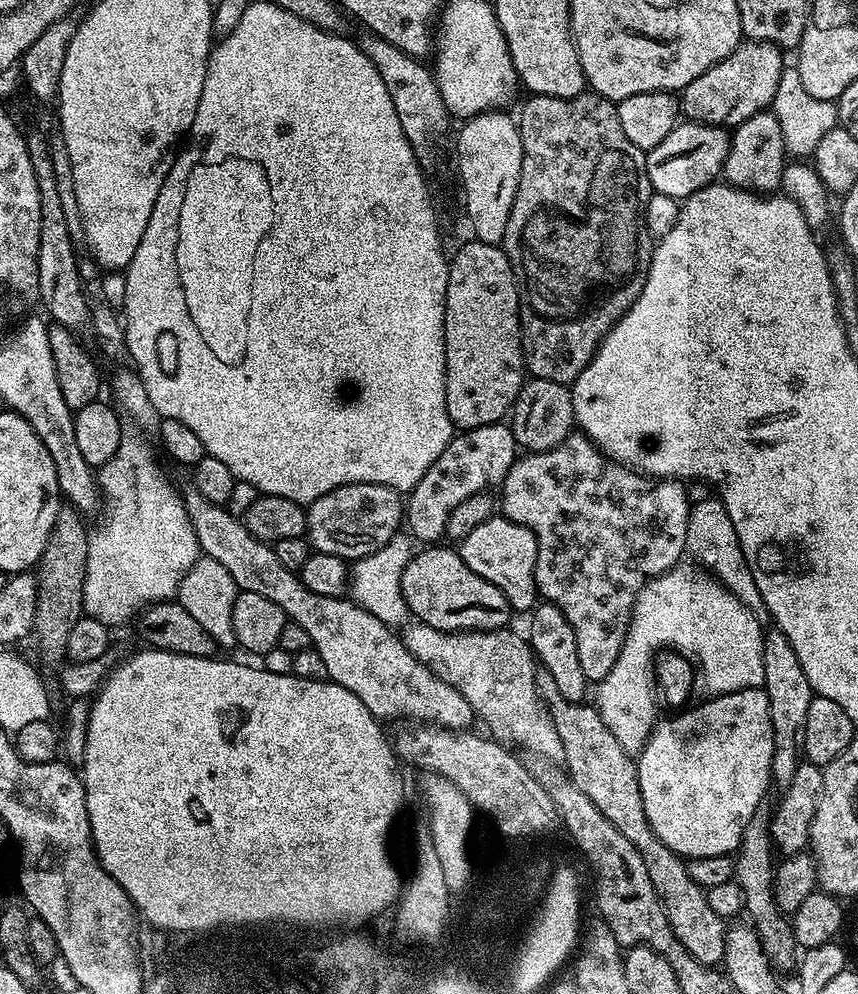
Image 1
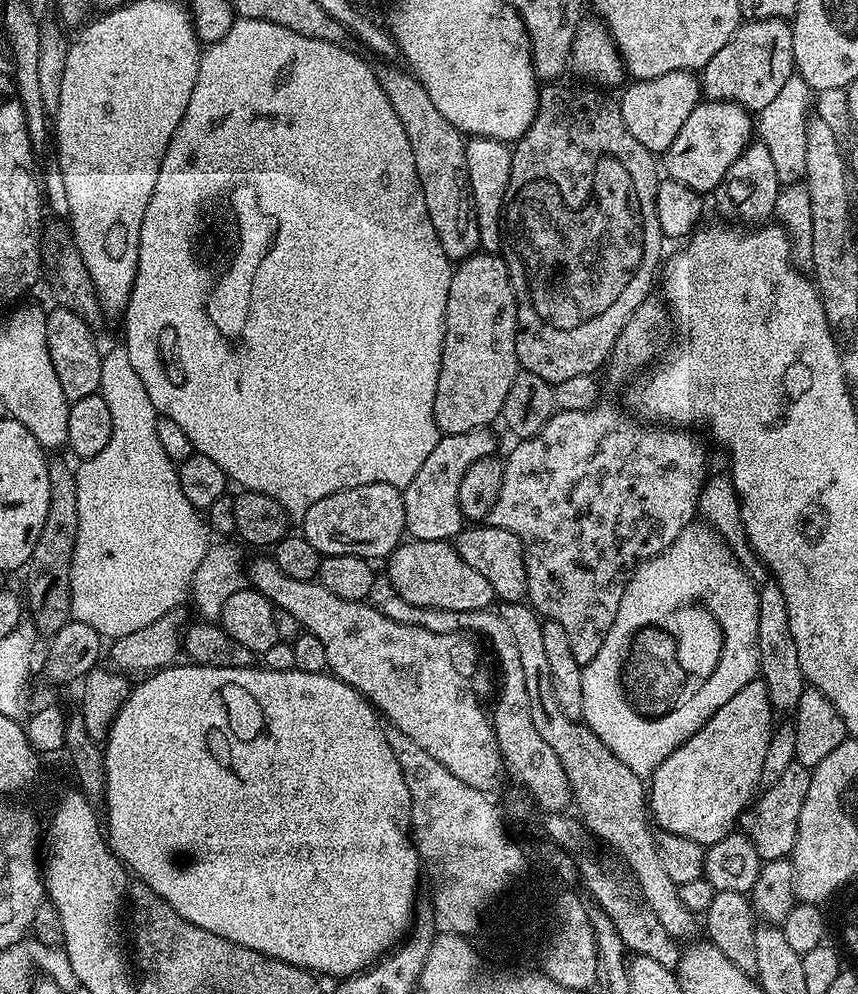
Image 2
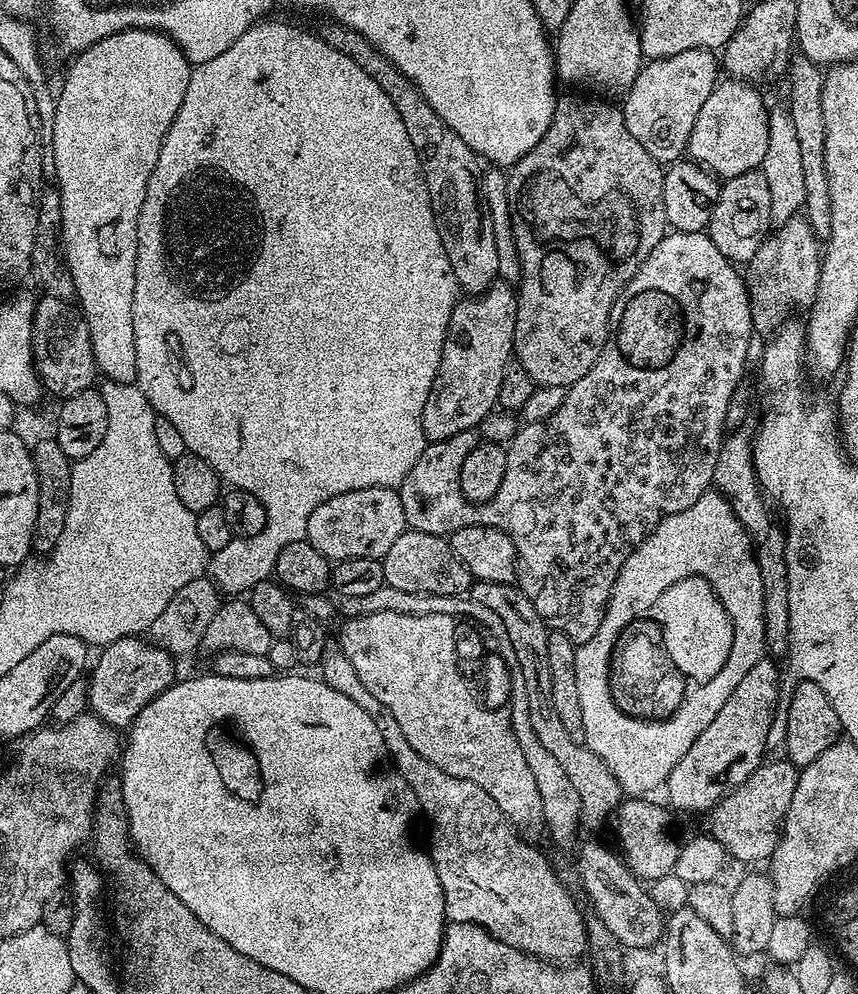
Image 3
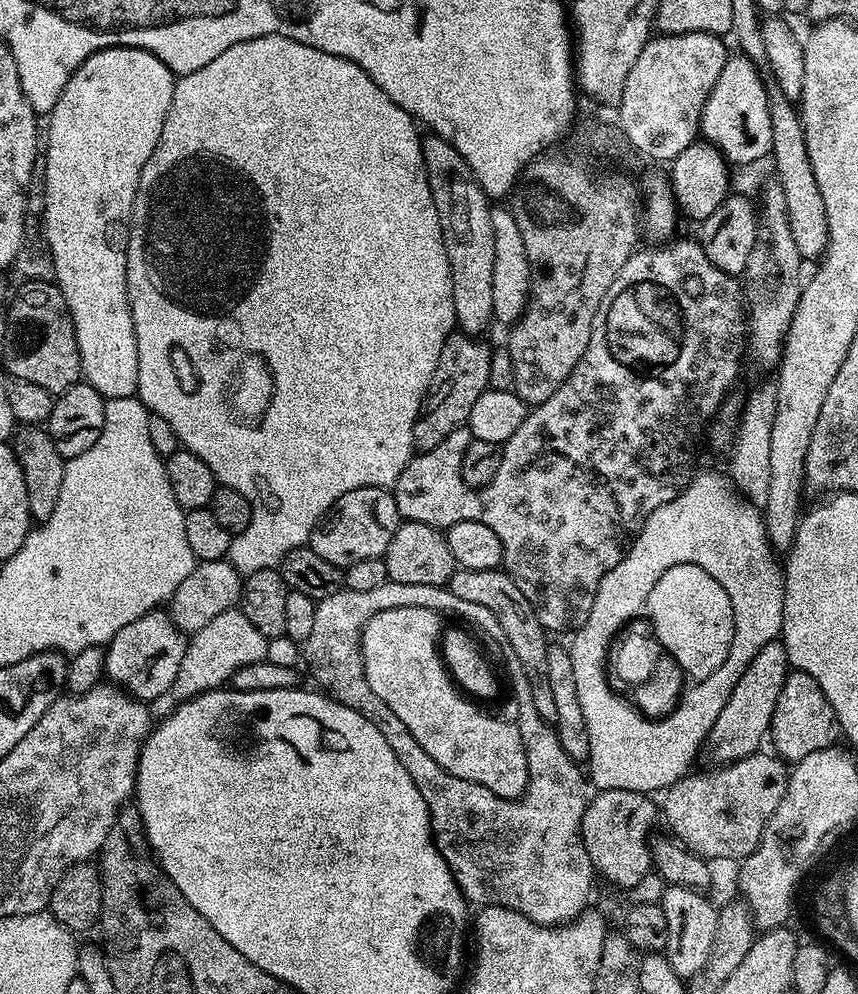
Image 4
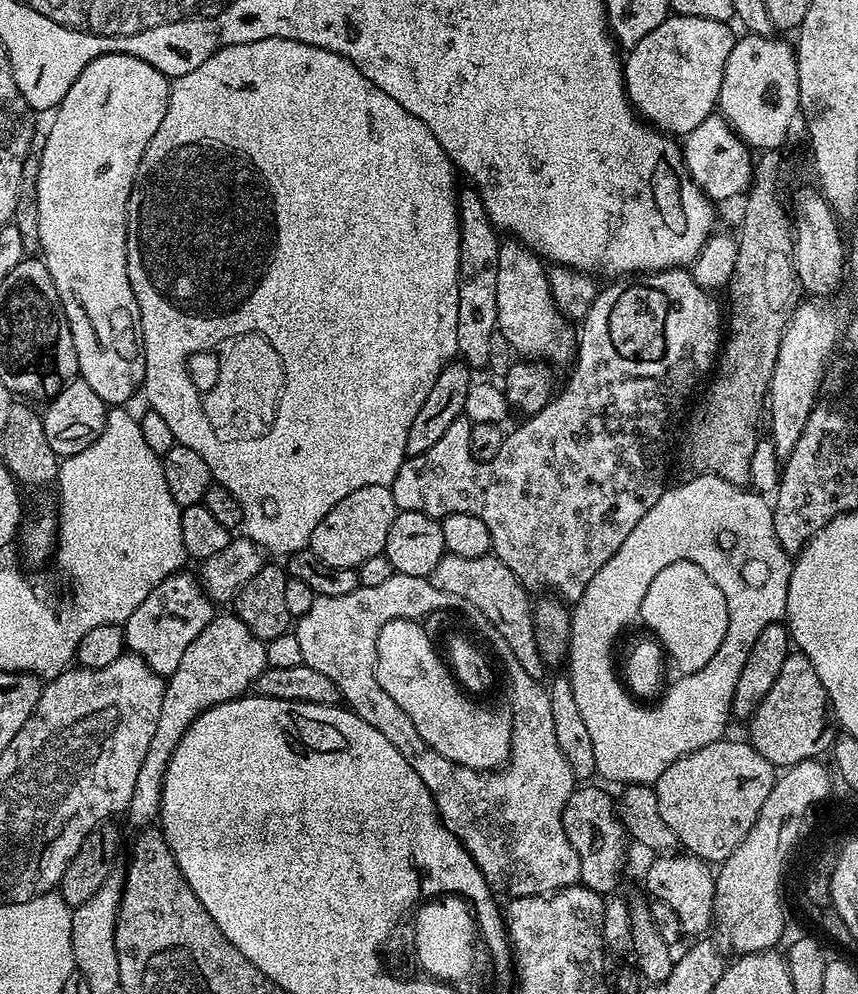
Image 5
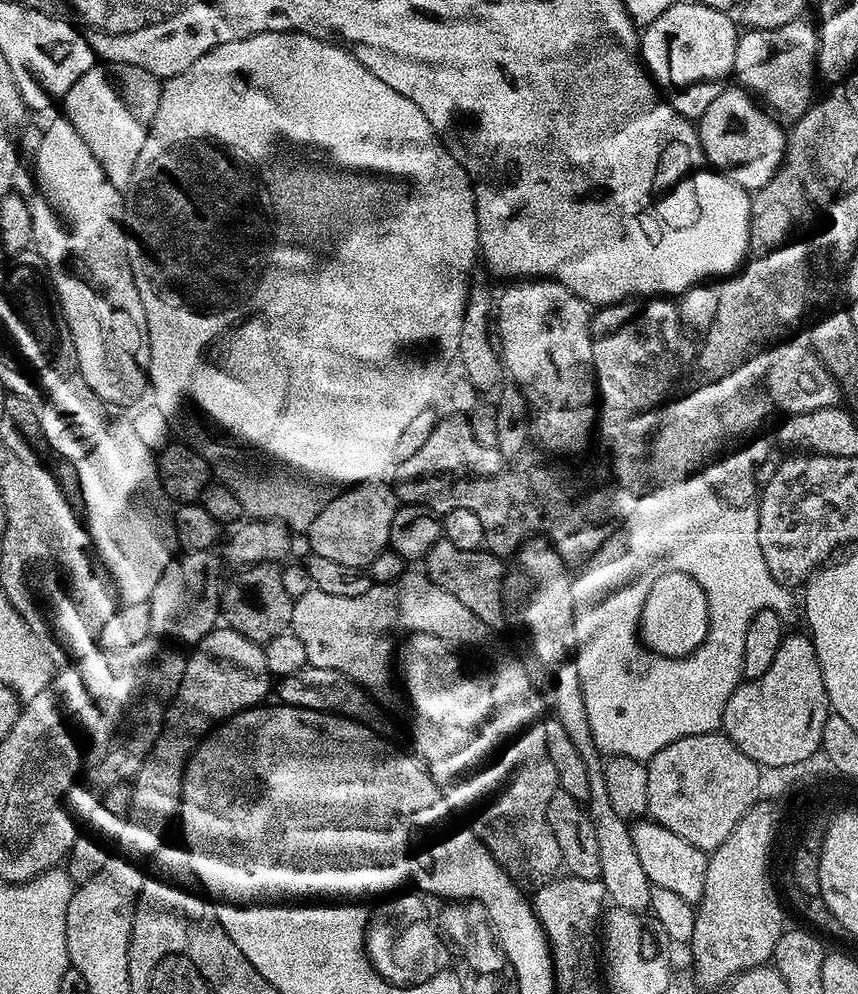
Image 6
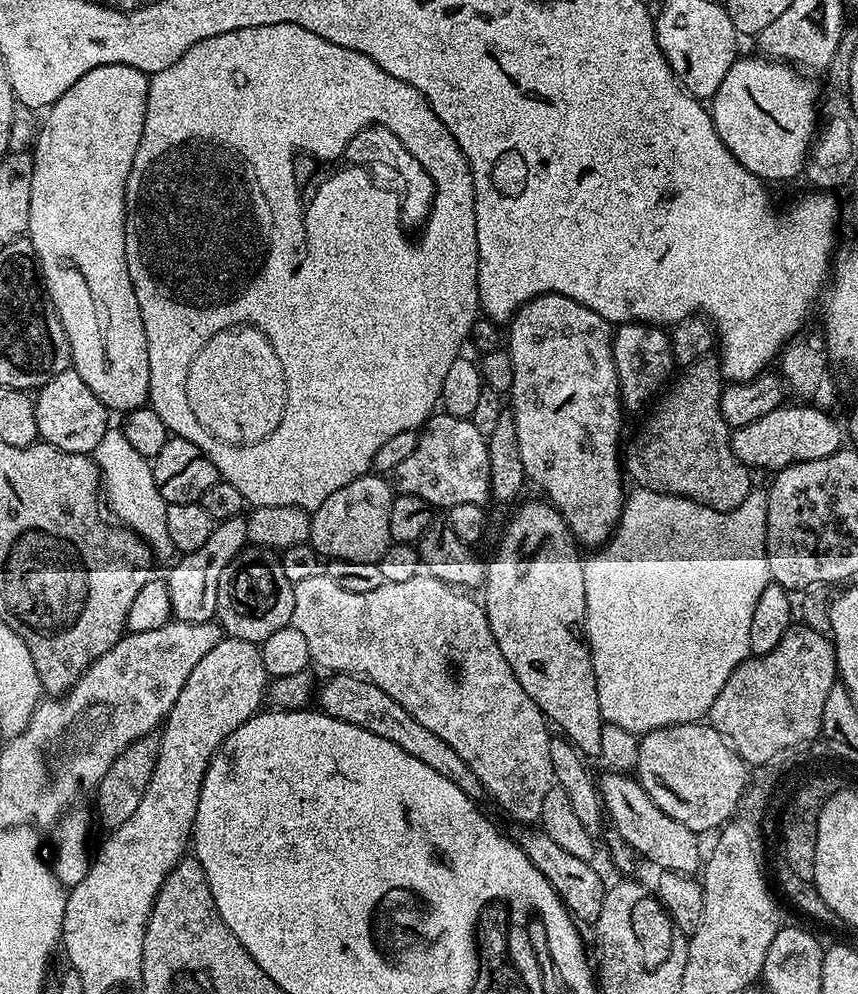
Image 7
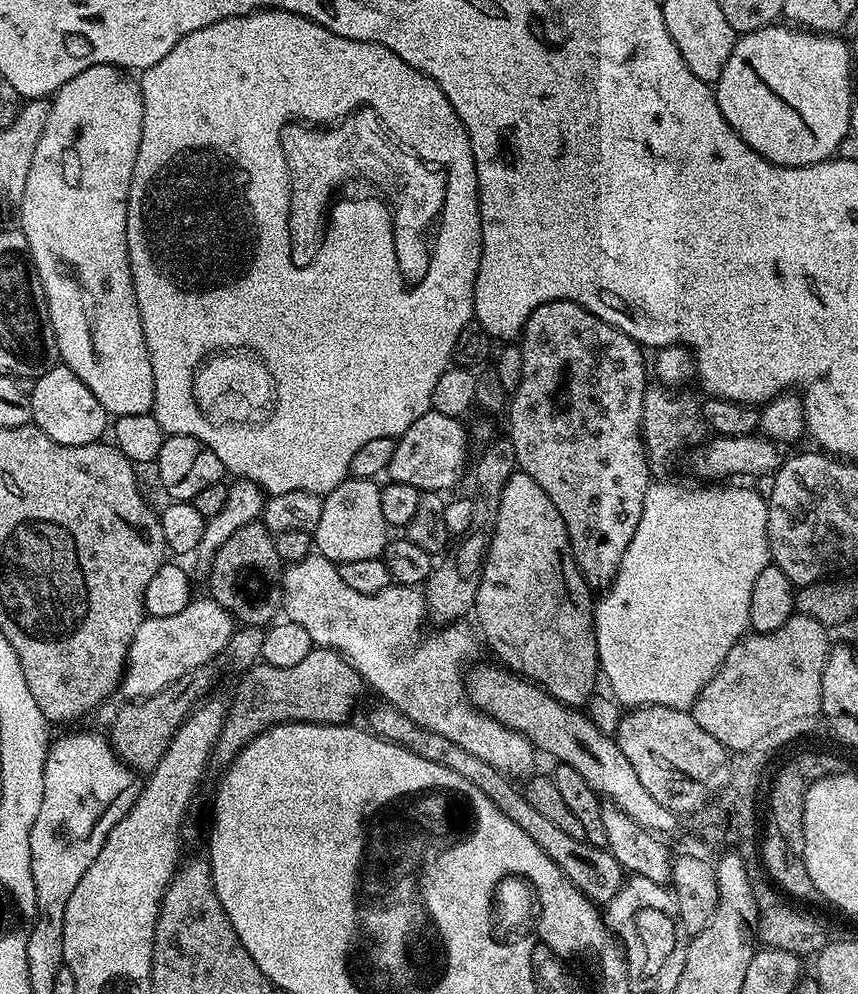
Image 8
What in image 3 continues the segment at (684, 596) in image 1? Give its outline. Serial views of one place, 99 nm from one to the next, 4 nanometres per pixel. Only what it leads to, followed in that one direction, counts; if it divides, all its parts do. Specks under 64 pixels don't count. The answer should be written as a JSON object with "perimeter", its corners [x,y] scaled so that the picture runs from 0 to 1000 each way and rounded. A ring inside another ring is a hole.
{"perimeter":[[[833,493],[823,494],[807,509],[800,509],[800,513],[775,519],[761,531],[759,539],[754,539],[741,553],[732,558],[716,586],[709,608],[704,611],[704,621],[697,630],[697,636],[692,638],[692,642],[688,642],[688,646],[671,649],[669,686],[674,686],[674,706],[678,710],[678,734],[681,735],[678,746],[689,757],[697,759],[697,763],[702,763],[702,767],[706,767],[711,779],[716,779],[716,783],[720,783],[724,798],[737,803],[760,799],[768,789],[770,792],[777,786],[781,775],[786,775],[786,771],[790,771],[790,766],[797,762],[800,755],[804,755],[804,751],[809,751],[814,738],[818,738],[818,734],[823,734],[823,730],[828,730],[828,726],[832,726],[837,714],[841,714],[841,710],[846,710],[846,702],[851,702],[851,698],[855,698],[855,690],[860,690],[860,686],[865,686],[865,682],[873,676],[874,670],[879,670],[879,666],[892,663],[892,660],[888,581],[883,577],[879,544],[865,529],[865,525],[860,525],[855,513],[848,508],[848,503]],[[802,579],[816,579],[822,582],[834,595],[836,602],[839,603],[846,618],[850,619],[855,636],[850,662],[841,670],[841,674],[832,679],[832,682],[822,688],[803,691],[798,695],[797,704],[784,720],[779,720],[775,724],[746,724],[742,720],[731,720],[728,716],[720,714],[709,689],[709,671],[716,646],[735,624],[759,617],[766,611],[769,599],[783,588]]]}

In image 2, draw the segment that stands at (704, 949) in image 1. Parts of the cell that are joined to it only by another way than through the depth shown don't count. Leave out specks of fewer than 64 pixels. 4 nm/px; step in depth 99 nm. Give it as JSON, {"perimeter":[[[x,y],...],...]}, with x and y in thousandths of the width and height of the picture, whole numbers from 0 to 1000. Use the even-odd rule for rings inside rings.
{"perimeter":[[[587,606],[582,609],[580,615],[584,622],[594,630],[594,634],[599,638],[599,646],[604,646],[604,658],[606,658],[608,675],[613,682],[613,698],[618,701],[618,722],[622,726],[622,734],[627,734],[632,746],[636,746],[636,751],[641,751],[646,755],[646,759],[650,759],[650,767],[655,767],[655,775],[660,775],[660,783],[667,792],[669,813],[676,816],[674,818],[676,828],[690,838],[696,846],[705,845],[706,848],[723,856],[724,863],[732,867],[732,871],[737,875],[735,882],[739,884],[751,908],[758,915],[762,915],[767,928],[772,928],[772,933],[776,935],[776,940],[781,940],[789,948],[796,947],[796,942],[804,941],[810,934],[814,934],[814,922],[795,907],[791,892],[781,883],[781,879],[776,879],[776,871],[767,852],[766,842],[755,838],[758,818],[753,808],[752,786],[744,779],[739,779],[739,775],[734,775],[734,771],[730,771],[730,767],[720,767],[720,763],[716,763],[711,751],[706,751],[702,746],[702,742],[697,742],[697,738],[692,738],[692,734],[688,734],[679,727],[660,722],[660,718],[655,718],[655,710],[650,710],[650,702],[646,702],[646,694],[641,686],[641,669],[636,663],[636,653],[632,646],[632,624],[625,613],[611,606],[605,608]]]}

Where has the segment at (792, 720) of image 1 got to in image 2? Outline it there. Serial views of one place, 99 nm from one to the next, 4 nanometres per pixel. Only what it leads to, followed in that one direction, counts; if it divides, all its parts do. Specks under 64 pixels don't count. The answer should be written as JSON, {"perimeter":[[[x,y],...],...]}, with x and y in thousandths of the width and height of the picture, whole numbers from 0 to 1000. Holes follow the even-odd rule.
{"perimeter":[[[902,586],[887,587],[883,592],[883,666],[885,683],[890,685],[897,698],[897,706],[906,717],[927,717],[930,702],[935,702],[939,685],[930,666],[930,649],[921,638],[921,618],[916,614],[916,602]]]}

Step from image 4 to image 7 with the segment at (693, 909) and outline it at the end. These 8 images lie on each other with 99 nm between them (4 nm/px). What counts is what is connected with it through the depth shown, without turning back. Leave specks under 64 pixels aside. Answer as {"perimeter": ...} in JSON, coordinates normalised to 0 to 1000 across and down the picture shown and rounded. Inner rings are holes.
{"perimeter":[[[705,777],[705,781],[697,785],[699,803],[717,837],[735,851],[738,858],[742,862],[752,861],[758,868],[766,869],[766,874],[775,877],[810,878],[810,873],[812,876],[818,869],[817,842],[770,815],[740,780]]]}

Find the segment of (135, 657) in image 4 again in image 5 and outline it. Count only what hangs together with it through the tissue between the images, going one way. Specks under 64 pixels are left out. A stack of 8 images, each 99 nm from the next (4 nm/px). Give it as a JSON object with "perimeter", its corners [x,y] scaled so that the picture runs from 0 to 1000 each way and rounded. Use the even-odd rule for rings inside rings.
{"perimeter":[[[219,573],[200,576],[175,598],[170,598],[170,606],[152,618],[152,622],[145,625],[145,646],[150,657],[164,660],[166,663],[189,681],[198,681],[203,674],[207,674],[207,666],[212,666],[212,658],[217,658],[217,650],[240,634],[240,630],[247,625],[249,609],[238,597],[232,582],[224,579]]]}

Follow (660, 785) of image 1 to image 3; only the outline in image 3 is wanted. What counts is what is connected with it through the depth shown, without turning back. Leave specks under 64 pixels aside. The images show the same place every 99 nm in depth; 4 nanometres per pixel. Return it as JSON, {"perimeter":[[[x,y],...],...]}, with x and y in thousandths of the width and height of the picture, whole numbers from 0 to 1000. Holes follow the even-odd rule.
{"perimeter":[[[900,662],[879,666],[865,686],[855,690],[855,698],[846,702],[846,710],[837,714],[832,726],[814,738],[809,751],[804,751],[804,755],[800,755],[797,762],[790,766],[790,771],[781,775],[776,786],[777,808],[789,818],[824,818],[838,805],[845,805],[857,793],[865,791],[865,787],[869,787],[874,779],[886,772],[892,764],[893,738],[897,738],[897,726],[902,726],[911,687],[904,668],[906,665]]]}

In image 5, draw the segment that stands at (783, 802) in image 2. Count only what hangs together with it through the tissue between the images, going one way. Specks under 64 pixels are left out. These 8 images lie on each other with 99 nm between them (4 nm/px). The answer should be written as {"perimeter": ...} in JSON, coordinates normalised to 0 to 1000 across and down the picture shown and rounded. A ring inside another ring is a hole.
{"perimeter":[[[845,742],[828,746],[828,751],[818,751],[818,755],[809,755],[790,763],[790,767],[776,771],[774,778],[765,784],[762,792],[767,799],[767,816],[772,818],[776,831],[786,835],[789,850],[815,865],[843,867],[851,859],[855,859],[869,839],[874,839],[874,831],[879,831],[888,815],[888,807],[897,803],[897,795],[907,784],[902,770],[893,767],[893,763],[888,763],[888,759],[883,759],[875,747],[864,744]]]}

